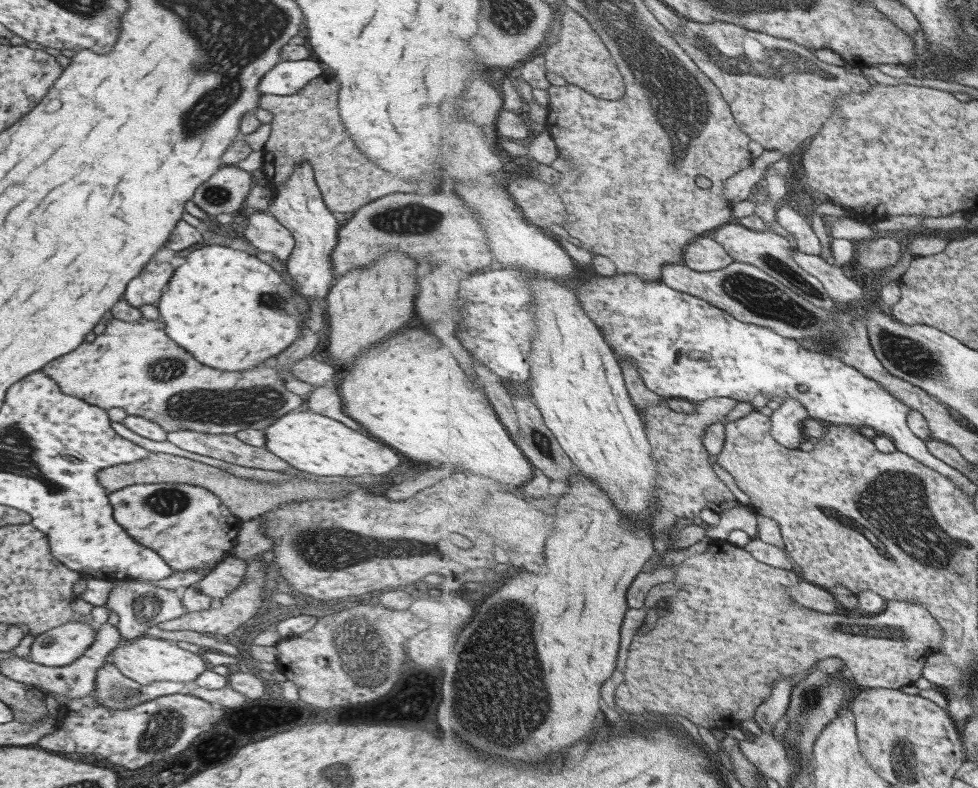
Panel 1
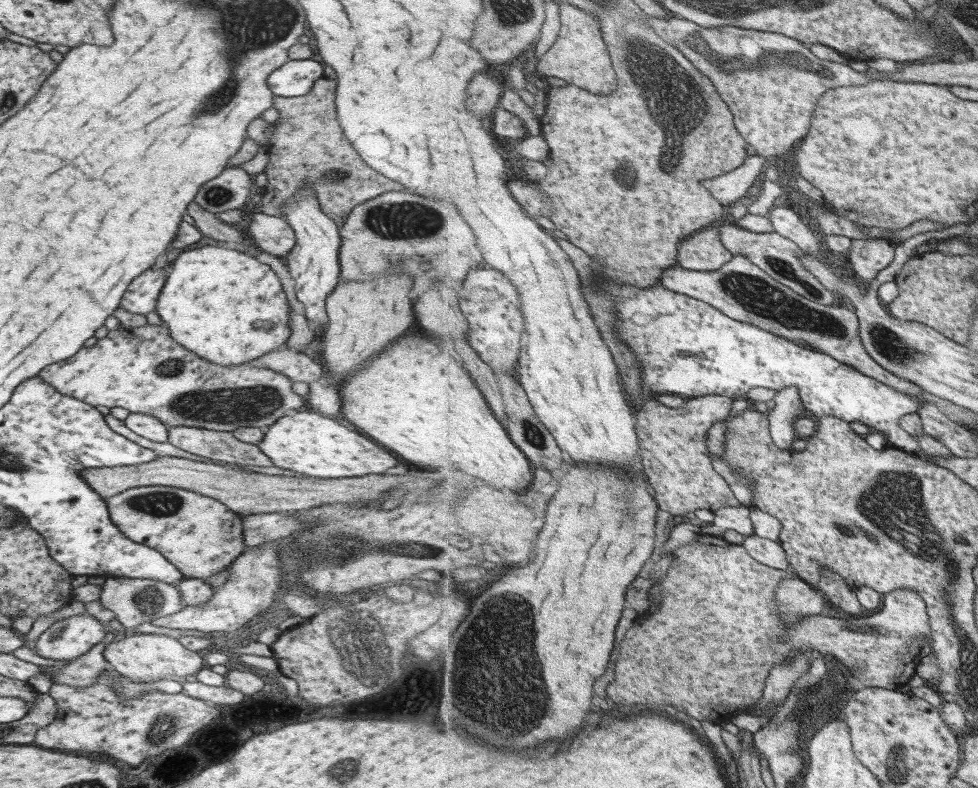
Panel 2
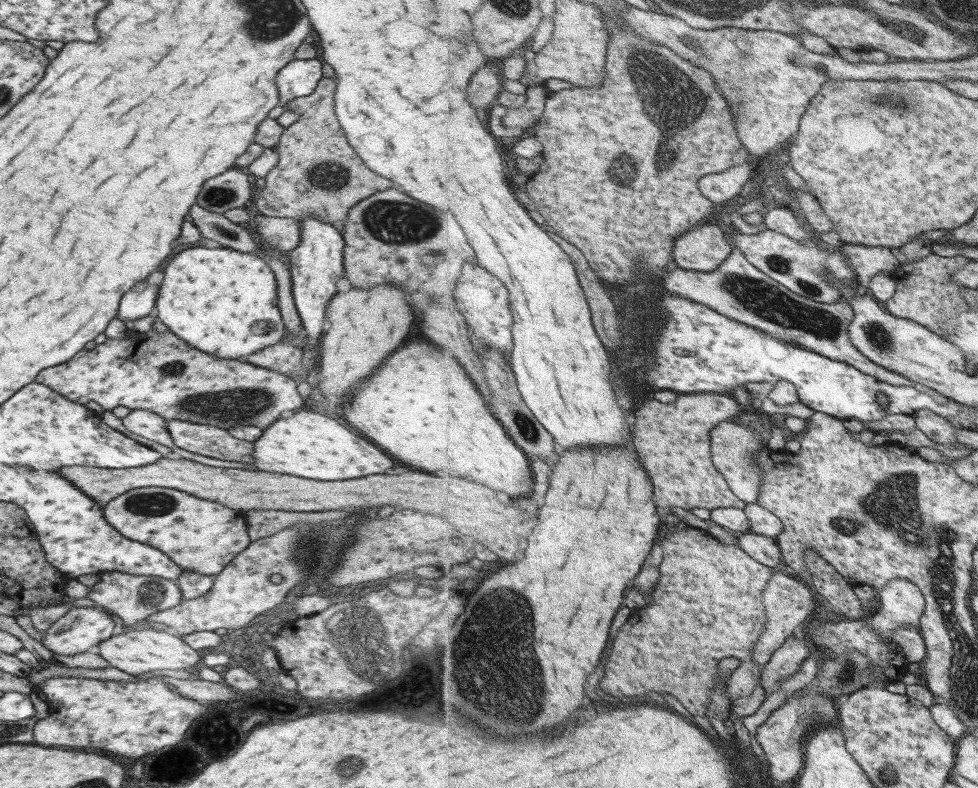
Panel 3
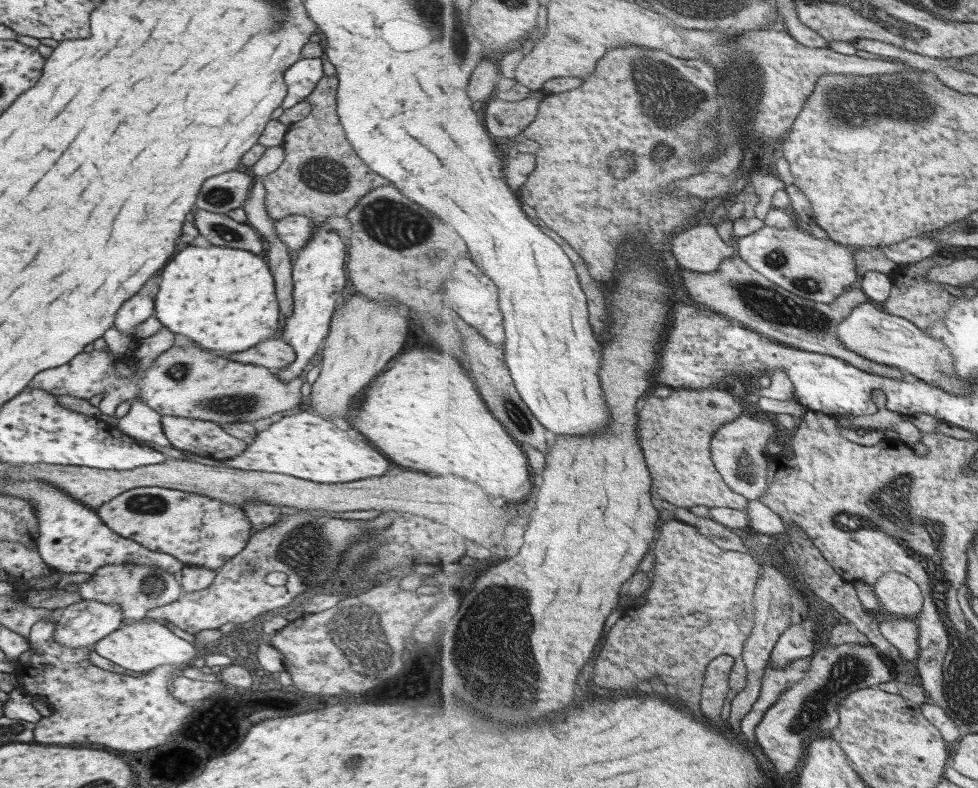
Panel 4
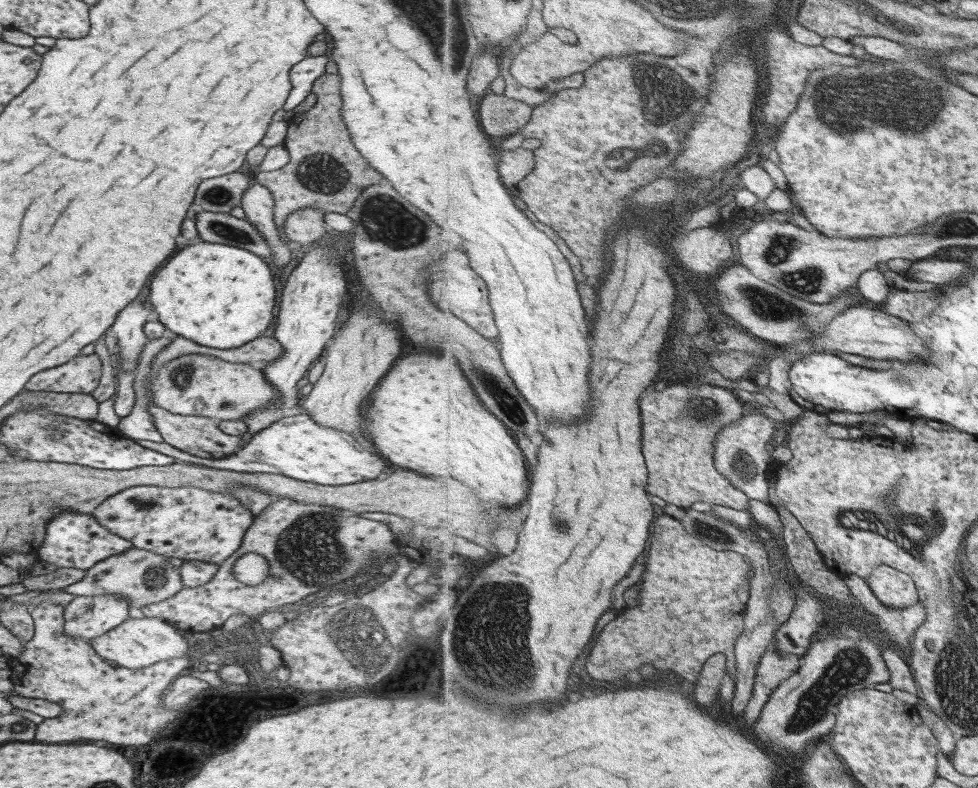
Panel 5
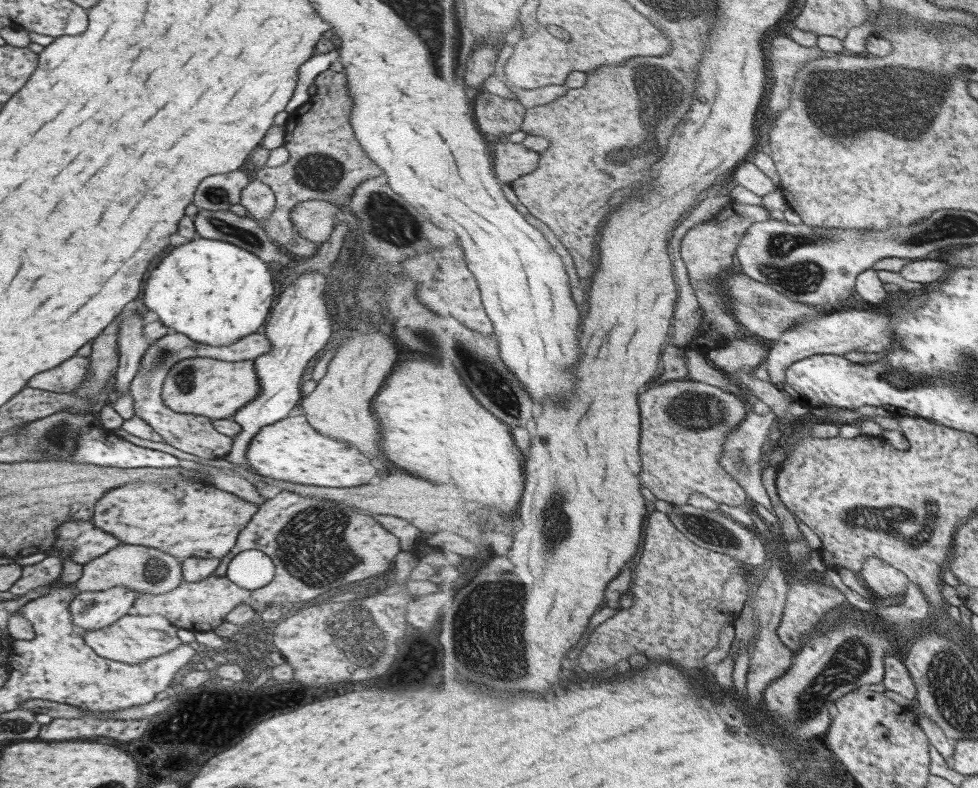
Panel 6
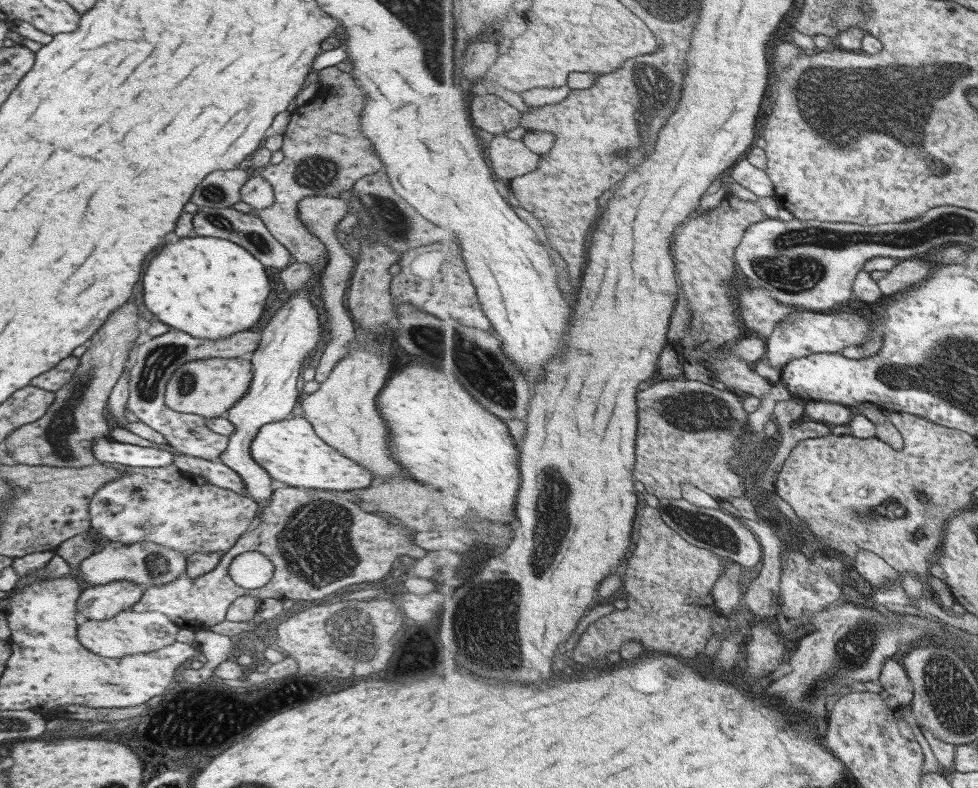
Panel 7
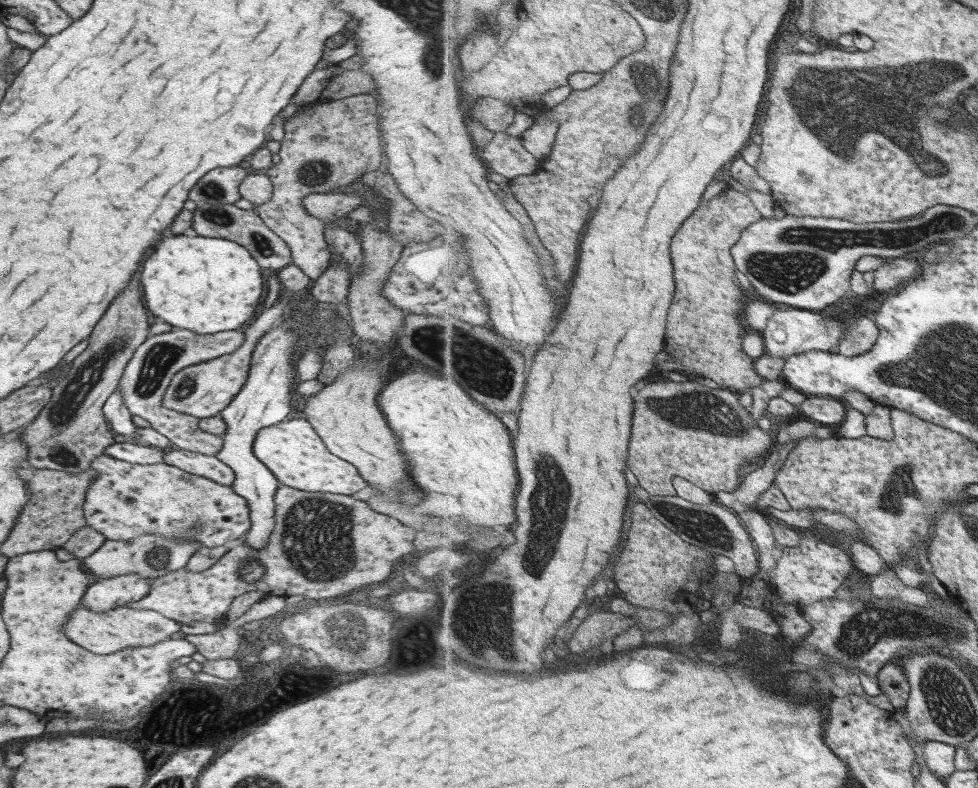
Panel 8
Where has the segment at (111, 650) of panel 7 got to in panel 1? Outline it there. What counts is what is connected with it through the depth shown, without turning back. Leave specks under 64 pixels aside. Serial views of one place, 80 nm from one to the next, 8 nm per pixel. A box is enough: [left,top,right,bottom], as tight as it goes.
[107,635,208,686]

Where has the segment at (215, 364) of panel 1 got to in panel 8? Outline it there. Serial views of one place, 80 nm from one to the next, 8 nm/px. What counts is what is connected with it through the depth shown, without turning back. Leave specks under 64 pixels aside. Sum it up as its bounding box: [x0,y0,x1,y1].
[139,238,263,335]

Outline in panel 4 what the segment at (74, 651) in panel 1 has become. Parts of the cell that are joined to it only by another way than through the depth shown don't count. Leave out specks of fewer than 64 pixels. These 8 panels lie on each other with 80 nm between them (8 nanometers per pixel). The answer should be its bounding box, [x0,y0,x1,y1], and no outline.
[52,599,121,648]

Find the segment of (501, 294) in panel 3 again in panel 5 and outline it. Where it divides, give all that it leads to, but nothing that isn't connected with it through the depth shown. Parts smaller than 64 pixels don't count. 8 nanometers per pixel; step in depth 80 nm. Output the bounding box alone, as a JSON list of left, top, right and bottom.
[429,252,500,338]

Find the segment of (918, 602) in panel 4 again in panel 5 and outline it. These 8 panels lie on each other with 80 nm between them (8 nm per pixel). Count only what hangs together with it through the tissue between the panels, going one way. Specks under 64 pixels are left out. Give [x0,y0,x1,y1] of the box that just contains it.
[866,564,922,608]

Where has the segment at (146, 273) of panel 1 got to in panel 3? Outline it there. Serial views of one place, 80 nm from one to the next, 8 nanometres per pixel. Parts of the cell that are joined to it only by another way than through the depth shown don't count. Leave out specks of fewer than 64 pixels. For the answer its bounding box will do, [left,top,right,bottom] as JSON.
[115,280,157,323]

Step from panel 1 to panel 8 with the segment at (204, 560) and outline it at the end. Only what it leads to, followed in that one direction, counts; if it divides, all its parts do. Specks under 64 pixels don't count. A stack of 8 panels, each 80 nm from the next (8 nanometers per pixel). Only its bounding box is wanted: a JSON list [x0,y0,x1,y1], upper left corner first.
[82,454,250,548]

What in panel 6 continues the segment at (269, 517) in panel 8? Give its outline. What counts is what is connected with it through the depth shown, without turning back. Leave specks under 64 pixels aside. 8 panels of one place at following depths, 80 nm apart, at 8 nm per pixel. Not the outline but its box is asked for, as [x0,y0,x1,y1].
[223,270,331,489]

